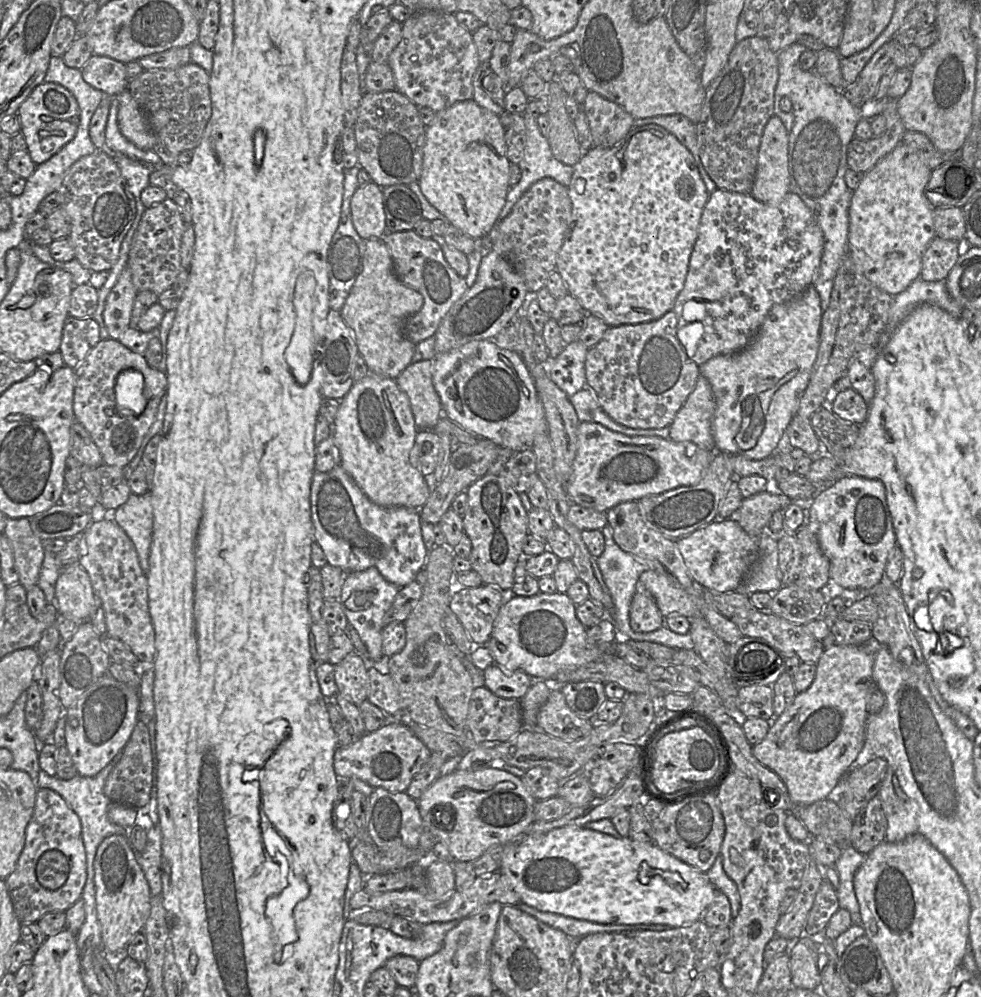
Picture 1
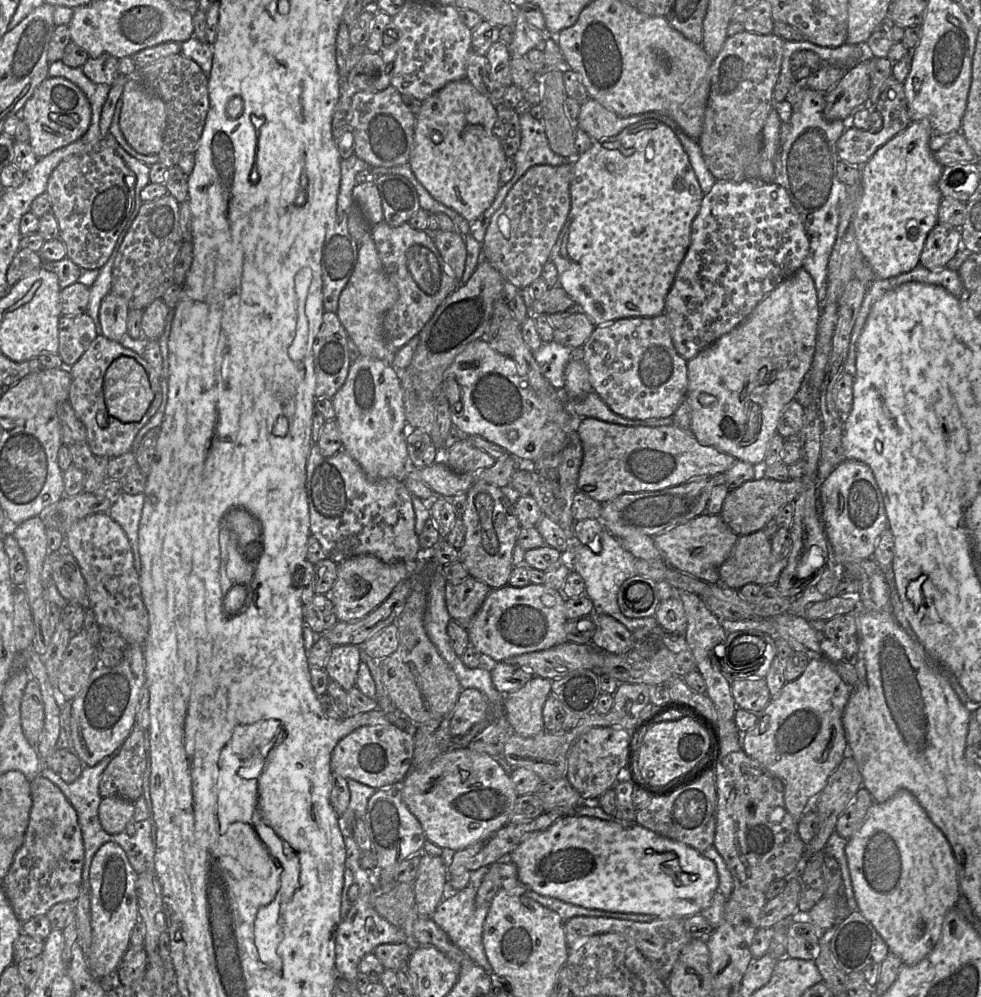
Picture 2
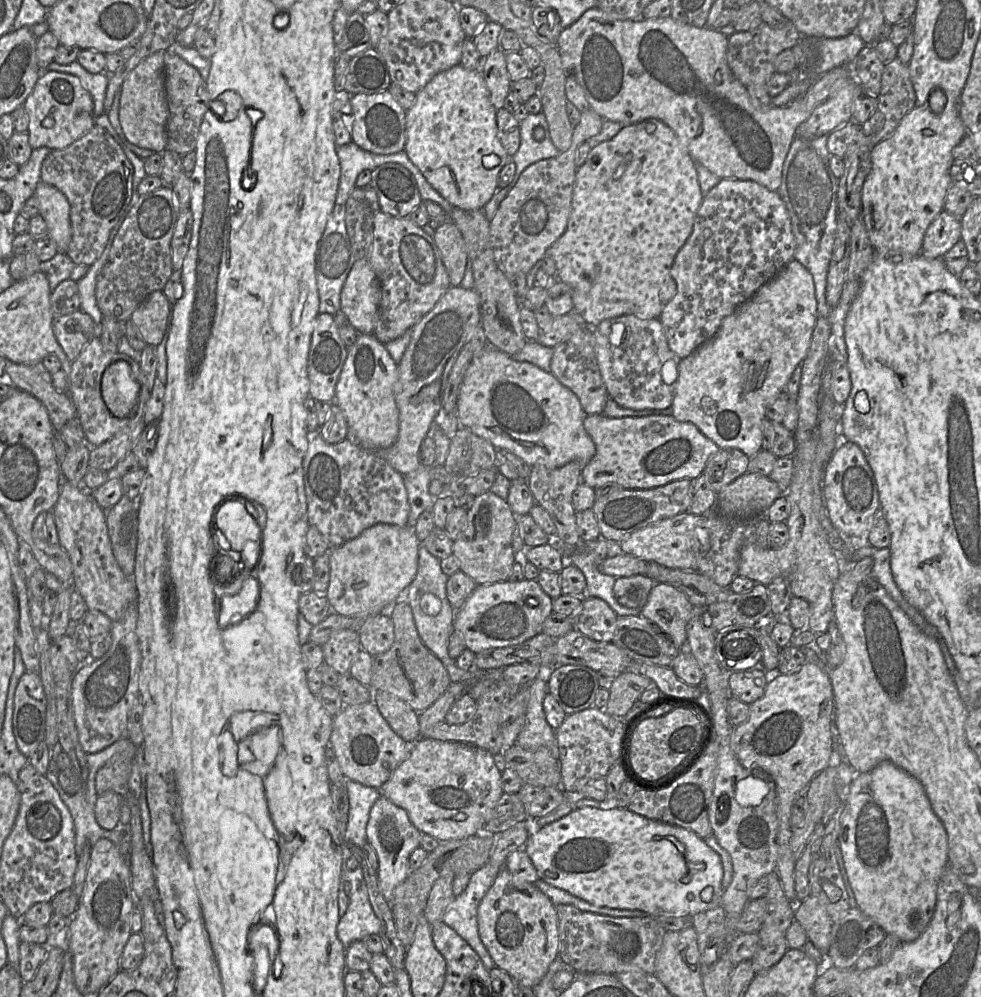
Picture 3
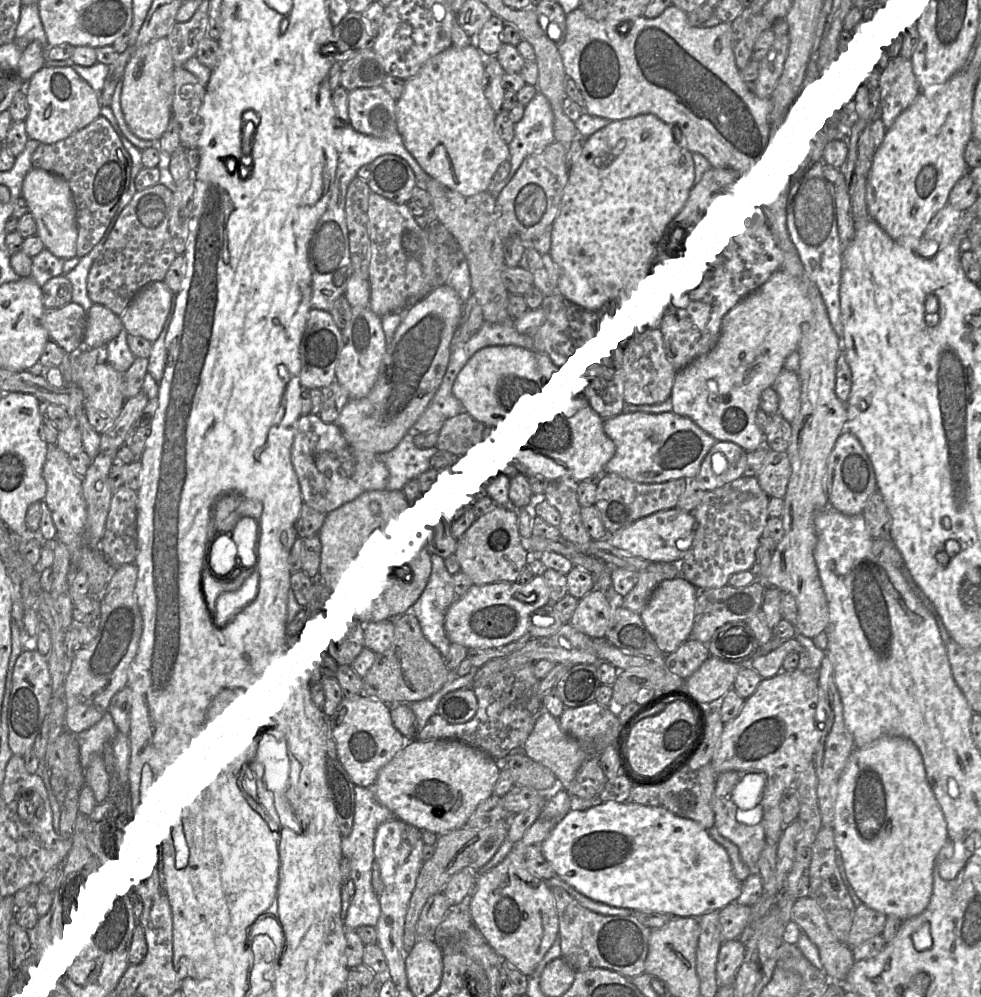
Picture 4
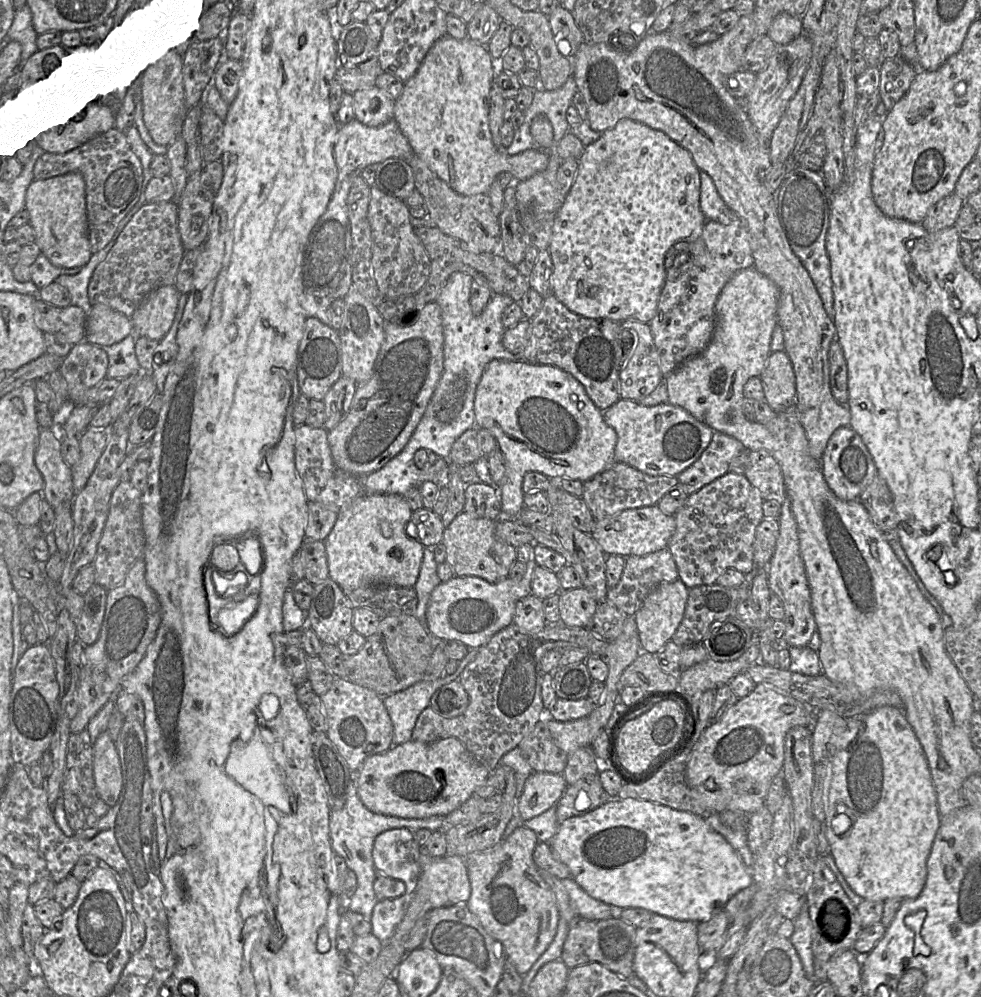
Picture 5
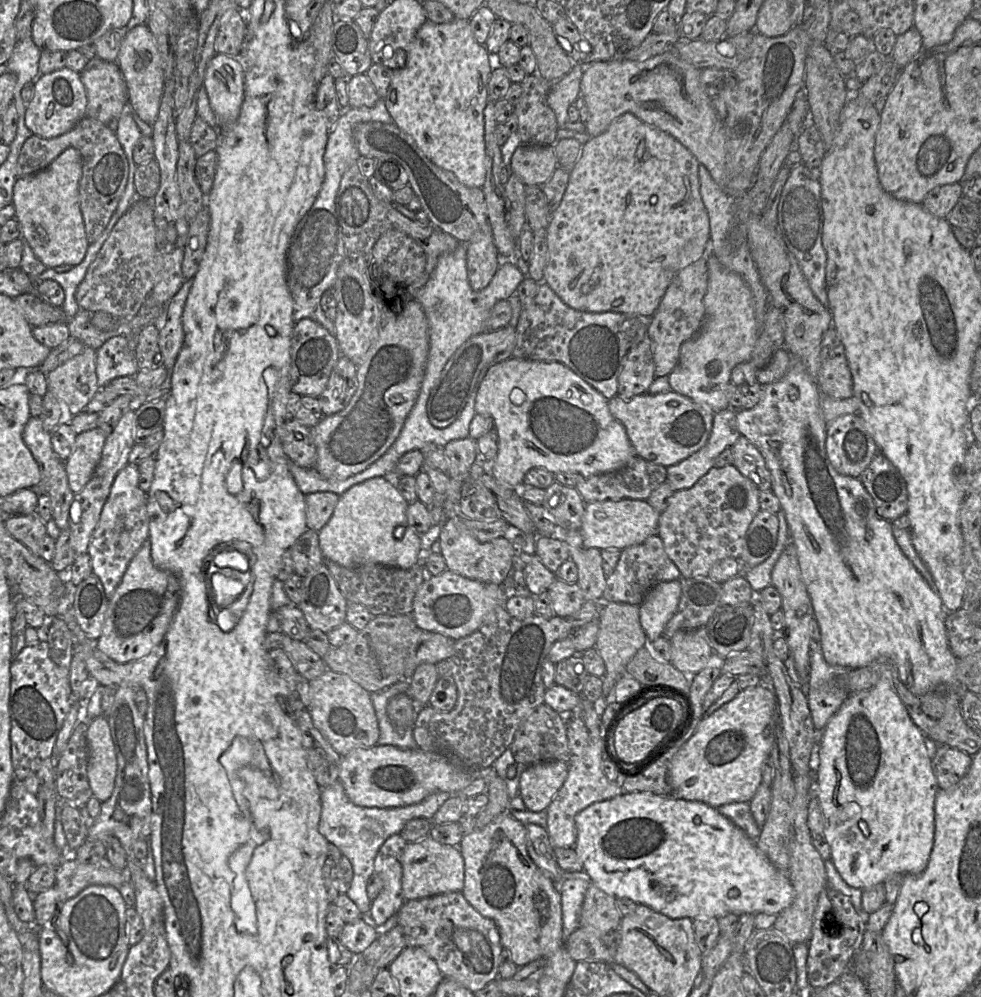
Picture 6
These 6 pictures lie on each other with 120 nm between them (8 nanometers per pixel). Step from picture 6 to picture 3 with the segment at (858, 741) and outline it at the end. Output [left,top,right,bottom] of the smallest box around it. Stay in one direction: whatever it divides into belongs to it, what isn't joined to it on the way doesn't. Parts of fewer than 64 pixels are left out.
[838,761,949,943]

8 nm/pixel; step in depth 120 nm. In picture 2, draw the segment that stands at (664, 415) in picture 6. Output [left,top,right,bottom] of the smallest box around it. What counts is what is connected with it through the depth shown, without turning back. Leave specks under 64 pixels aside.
[573,416,737,504]

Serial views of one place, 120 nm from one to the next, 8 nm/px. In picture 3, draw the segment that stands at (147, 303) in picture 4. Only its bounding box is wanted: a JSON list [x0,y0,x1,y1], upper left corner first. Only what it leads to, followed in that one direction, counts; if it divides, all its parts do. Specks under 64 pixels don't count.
[130,291,172,347]

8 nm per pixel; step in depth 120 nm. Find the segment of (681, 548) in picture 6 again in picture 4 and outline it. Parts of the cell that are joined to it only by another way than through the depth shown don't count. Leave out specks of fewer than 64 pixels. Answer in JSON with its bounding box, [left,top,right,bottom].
[678,476,770,590]

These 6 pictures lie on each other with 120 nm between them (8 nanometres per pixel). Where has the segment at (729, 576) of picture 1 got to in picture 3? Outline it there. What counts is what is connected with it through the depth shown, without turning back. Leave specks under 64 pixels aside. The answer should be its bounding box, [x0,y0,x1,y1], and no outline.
[620,512,711,571]

